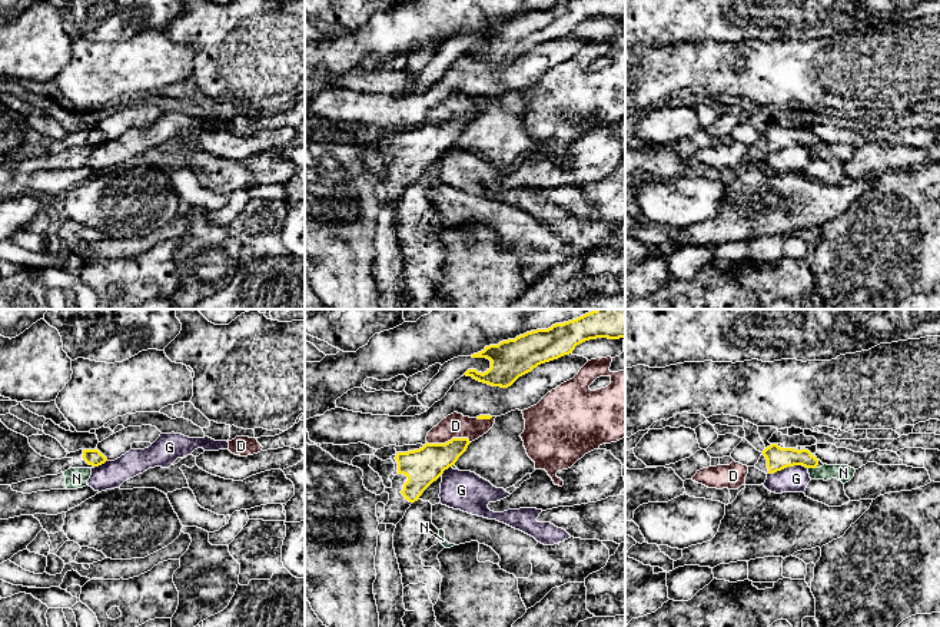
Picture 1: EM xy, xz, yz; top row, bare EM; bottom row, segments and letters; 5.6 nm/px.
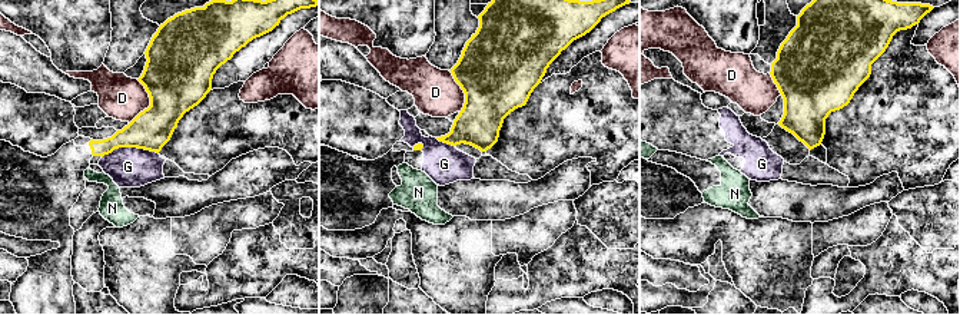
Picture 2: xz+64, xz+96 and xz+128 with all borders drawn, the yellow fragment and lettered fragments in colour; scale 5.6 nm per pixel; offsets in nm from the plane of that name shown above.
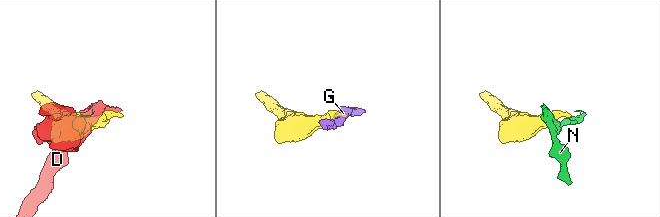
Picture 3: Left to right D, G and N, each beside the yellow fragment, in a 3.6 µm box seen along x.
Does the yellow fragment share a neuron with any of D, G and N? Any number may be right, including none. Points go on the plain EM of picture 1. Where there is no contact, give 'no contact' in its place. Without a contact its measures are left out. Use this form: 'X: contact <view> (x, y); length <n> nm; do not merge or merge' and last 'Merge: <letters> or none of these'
D: contact xz (448, 120); length 240 nm; do not merge
G: contact yz (787, 145); length 220 nm; do not merge
N: contact yz (813, 146); length 50 nm; do not merge
Merge: none of these

